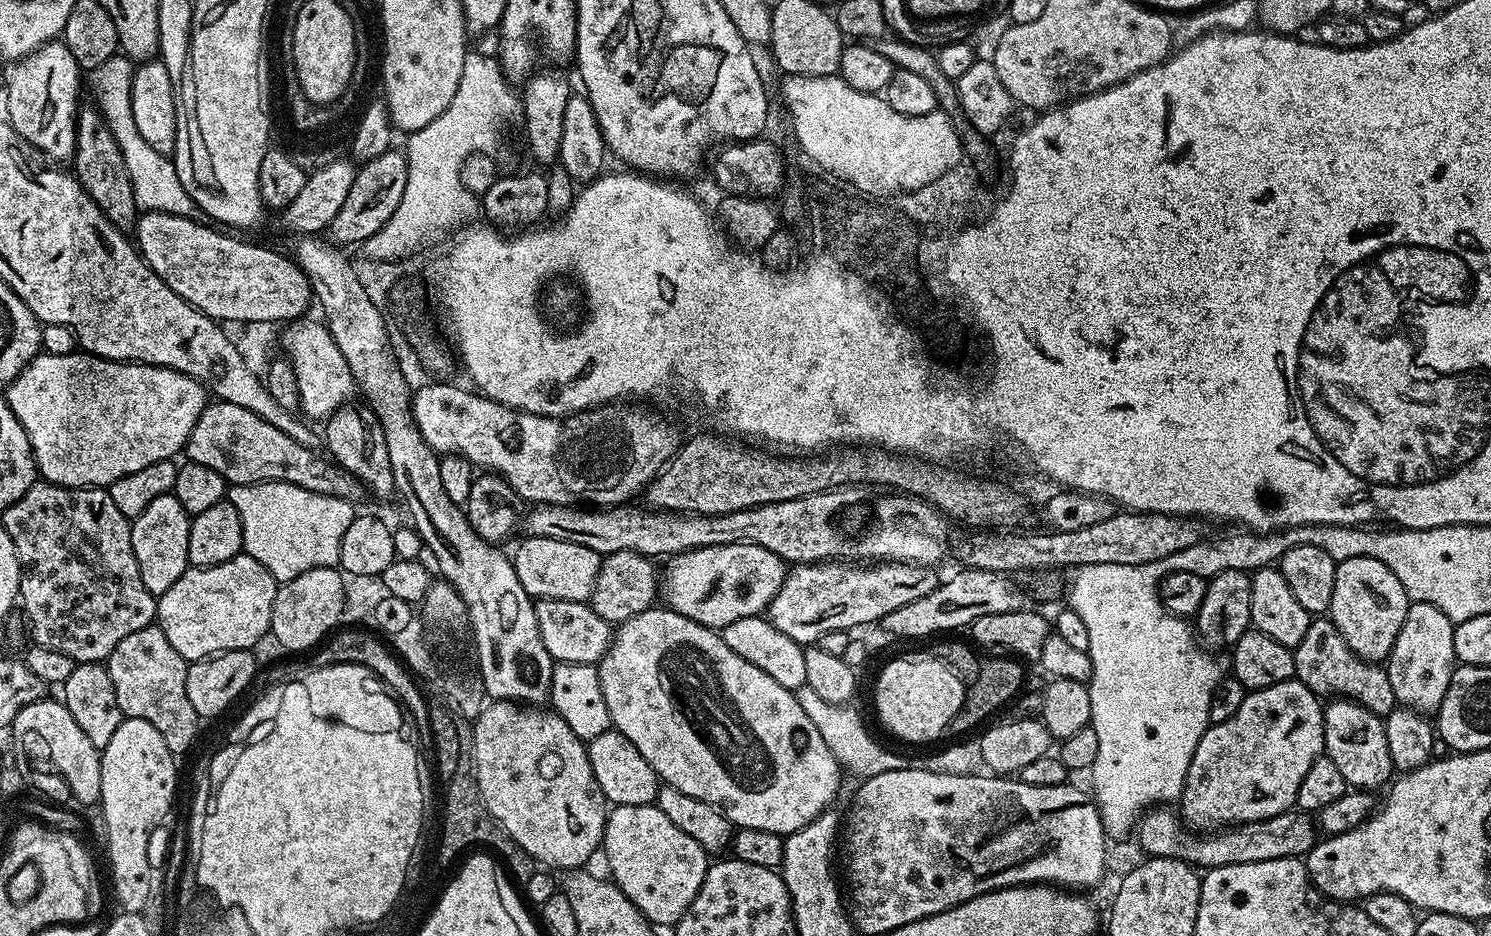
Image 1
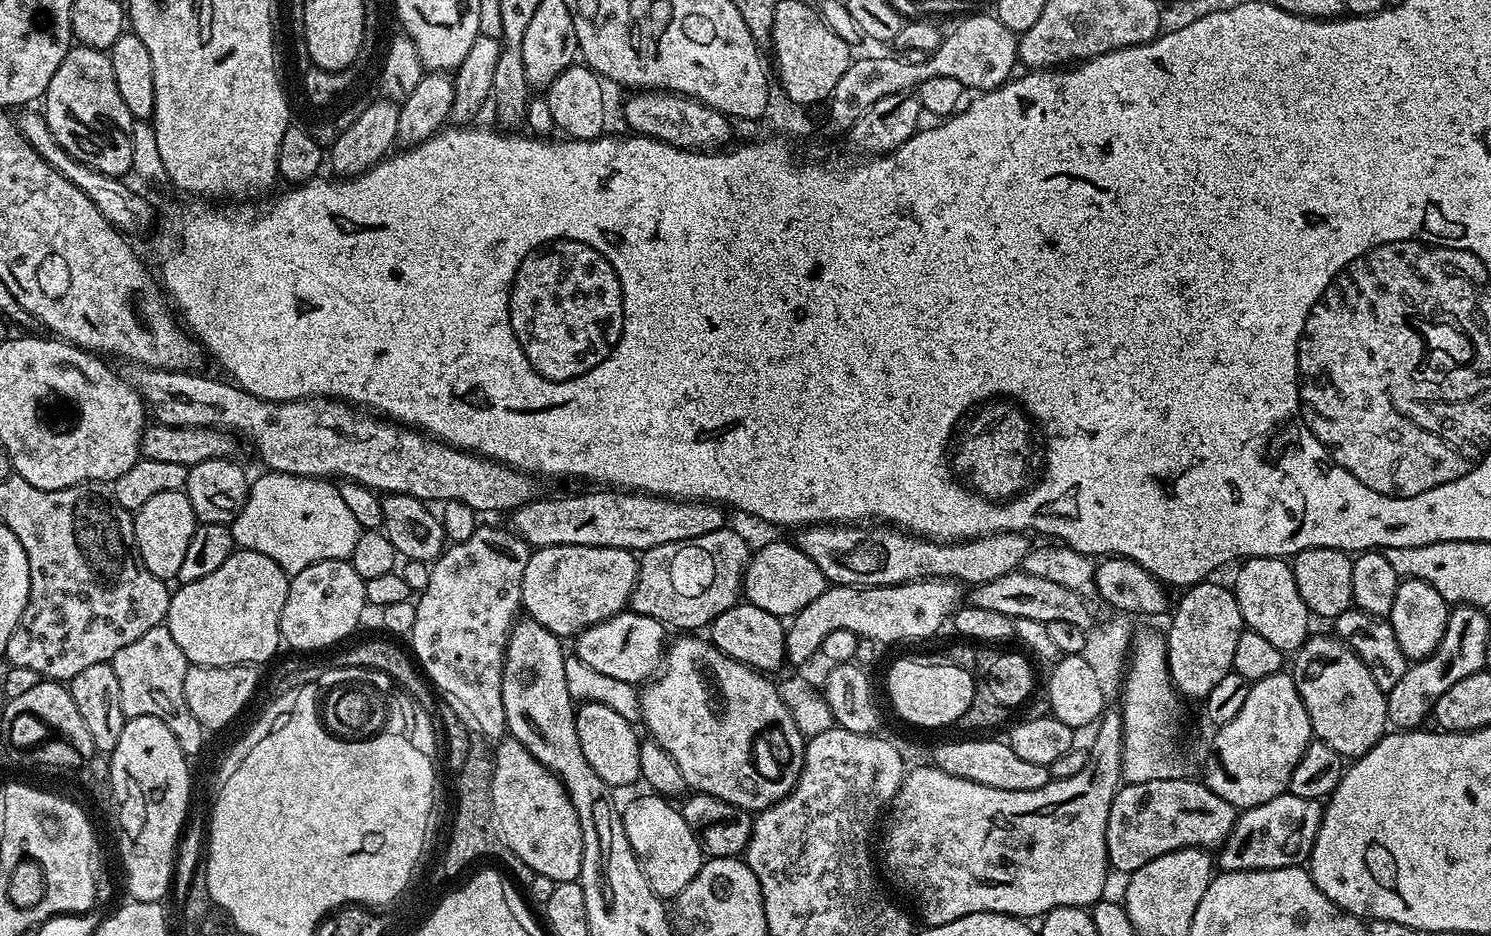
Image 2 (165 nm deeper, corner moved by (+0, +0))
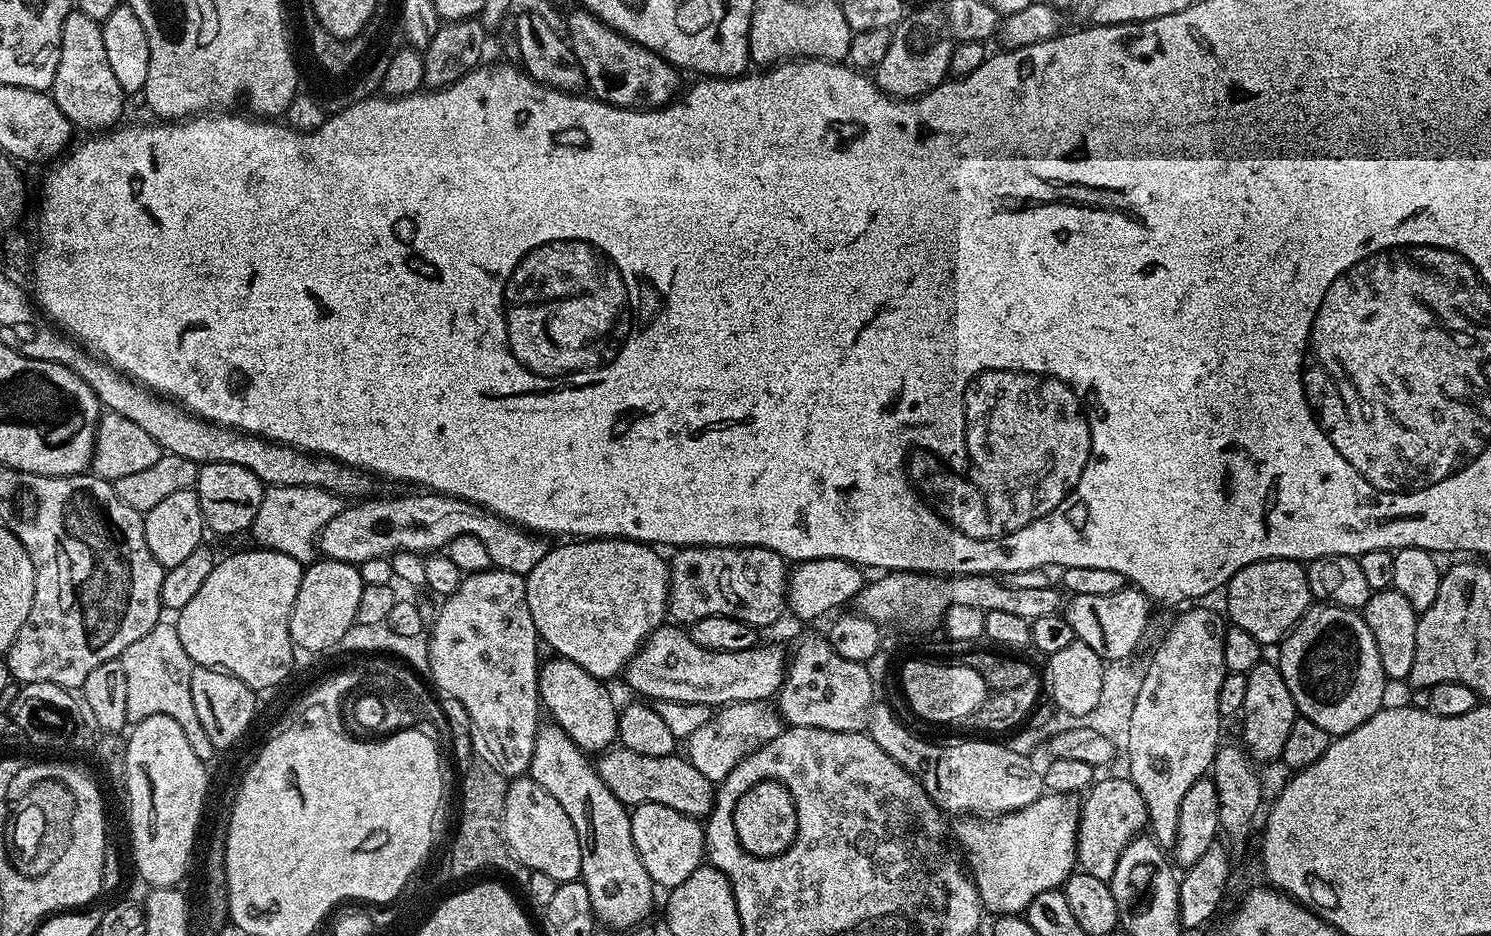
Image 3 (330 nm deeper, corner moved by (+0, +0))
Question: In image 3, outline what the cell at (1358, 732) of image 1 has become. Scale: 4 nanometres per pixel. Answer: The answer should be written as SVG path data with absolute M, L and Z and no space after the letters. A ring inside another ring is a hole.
M1313 603L1304 617L1296 621L1296 627L1283 637L1278 651L1278 667L1294 698L1297 713L1322 726L1322 730L1329 732L1332 737L1345 736L1385 707L1386 677L1378 658L1378 646L1370 626L1366 626L1363 615L1357 609L1343 608L1337 604Z

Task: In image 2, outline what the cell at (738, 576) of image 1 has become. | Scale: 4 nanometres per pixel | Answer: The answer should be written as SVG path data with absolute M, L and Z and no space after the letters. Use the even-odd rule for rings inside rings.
M772 540L765 548L751 553L748 567L744 569L742 596L747 603L762 606L762 610L769 614L791 618L810 606L810 602L814 602L814 598L818 598L818 594L822 594L829 584L822 570L818 570L818 566L814 566L814 562L810 562L807 554L795 543Z

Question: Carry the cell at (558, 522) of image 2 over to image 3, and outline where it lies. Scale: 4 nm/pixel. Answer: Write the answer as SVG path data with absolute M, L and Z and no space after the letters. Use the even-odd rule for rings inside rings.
M427 490L421 496L392 496L389 500L364 498L341 507L340 513L320 531L318 552L321 557L361 565L374 558L391 558L395 552L418 552L436 554L447 549L454 538L468 534L478 538L490 554L493 568L510 570L527 578L530 570L542 562L550 547L547 539L533 534L518 524L512 524L497 516L495 512L459 500L453 496L442 496Z

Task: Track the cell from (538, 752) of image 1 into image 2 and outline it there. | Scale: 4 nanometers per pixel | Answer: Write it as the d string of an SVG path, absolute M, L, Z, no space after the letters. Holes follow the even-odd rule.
M504 738L495 745L492 758L492 814L505 846L530 870L555 882L580 879L582 870L582 826L568 797L564 783L542 762L538 762L522 742Z

